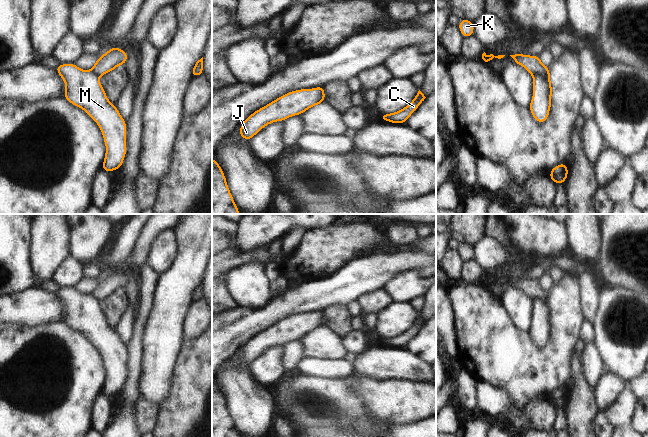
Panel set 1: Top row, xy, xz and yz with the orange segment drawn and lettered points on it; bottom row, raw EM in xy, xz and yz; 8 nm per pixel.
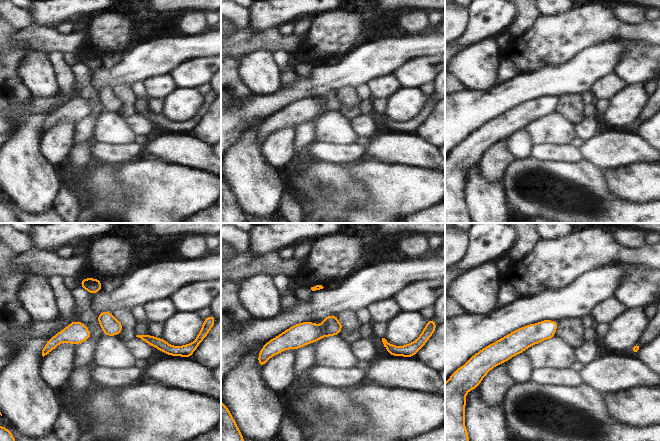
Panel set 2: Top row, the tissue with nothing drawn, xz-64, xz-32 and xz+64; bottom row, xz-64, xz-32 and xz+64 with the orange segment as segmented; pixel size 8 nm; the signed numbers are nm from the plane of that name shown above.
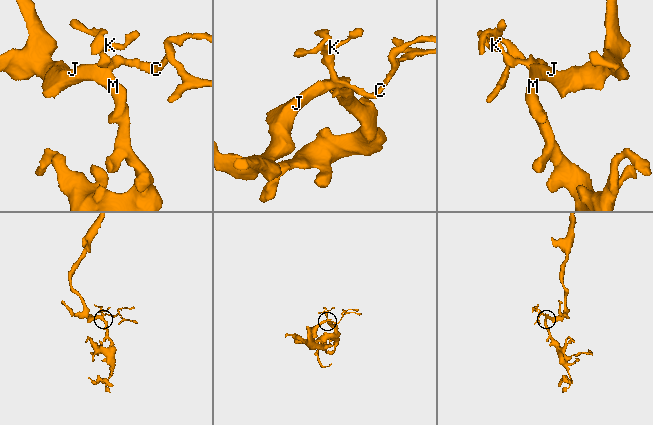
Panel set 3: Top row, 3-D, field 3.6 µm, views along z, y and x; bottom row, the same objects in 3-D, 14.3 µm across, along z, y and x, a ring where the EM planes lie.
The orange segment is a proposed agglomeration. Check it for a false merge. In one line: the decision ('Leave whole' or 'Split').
Split

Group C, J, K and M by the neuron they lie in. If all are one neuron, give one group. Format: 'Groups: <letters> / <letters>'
Groups: C K / J M

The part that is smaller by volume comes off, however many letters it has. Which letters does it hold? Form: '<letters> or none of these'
C, K

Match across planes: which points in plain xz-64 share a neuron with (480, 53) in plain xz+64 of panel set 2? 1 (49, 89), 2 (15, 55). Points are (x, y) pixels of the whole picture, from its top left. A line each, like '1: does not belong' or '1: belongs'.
1: belongs
2: does not belong

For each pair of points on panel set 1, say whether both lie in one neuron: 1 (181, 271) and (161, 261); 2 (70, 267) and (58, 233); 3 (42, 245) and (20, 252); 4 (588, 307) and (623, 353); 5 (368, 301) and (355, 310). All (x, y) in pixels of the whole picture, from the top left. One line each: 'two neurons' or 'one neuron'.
1: two neurons
2: two neurons
3: two neurons
4: two neurons
5: two neurons

